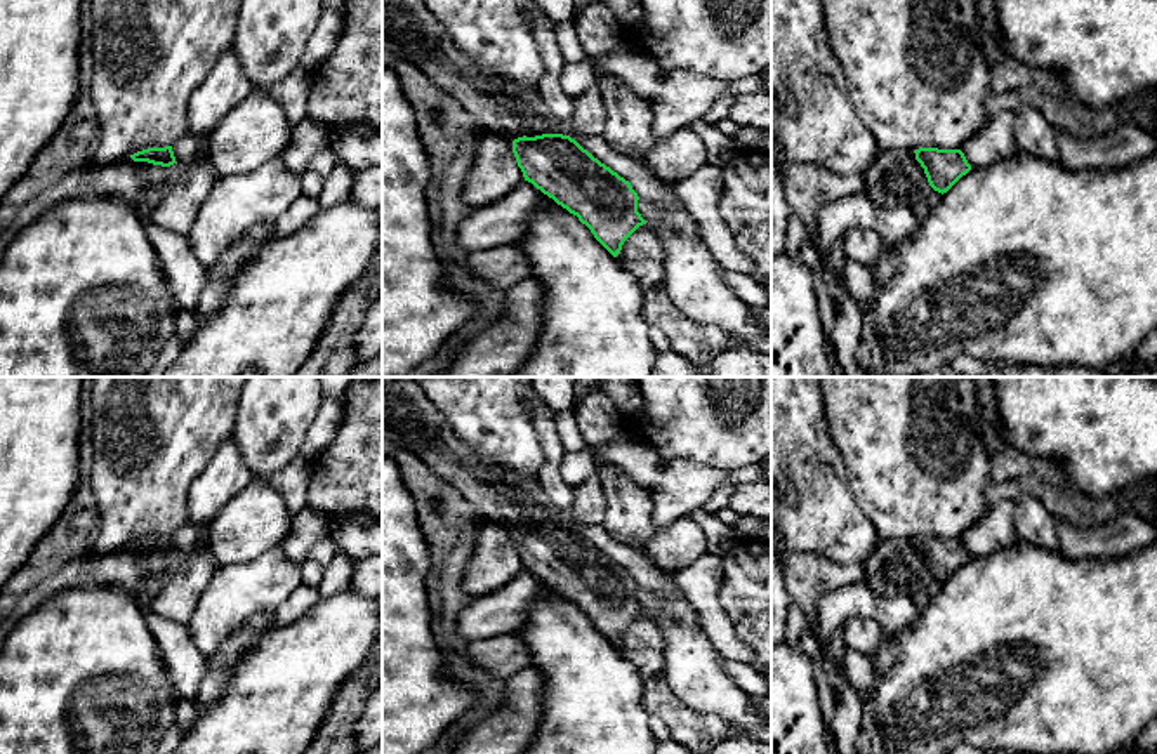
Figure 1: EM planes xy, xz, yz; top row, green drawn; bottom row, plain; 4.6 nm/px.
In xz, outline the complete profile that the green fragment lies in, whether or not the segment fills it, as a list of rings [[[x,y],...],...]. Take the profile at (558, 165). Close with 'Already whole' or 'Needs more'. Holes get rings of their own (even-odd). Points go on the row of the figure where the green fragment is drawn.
[[[382,0],[382,49],[417,66],[440,90],[457,99],[479,130],[509,139],[525,181],[577,215],[613,257],[618,255],[624,241],[646,224],[638,212],[639,196],[631,182],[594,158],[575,139],[561,134],[559,122],[537,87],[518,85],[478,66],[453,43],[448,30],[422,0]]]. Needs more

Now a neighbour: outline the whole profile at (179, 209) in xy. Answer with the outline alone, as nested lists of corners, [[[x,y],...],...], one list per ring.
[[[208,136],[196,137],[202,142],[202,156],[181,167],[179,181],[170,188],[165,200],[149,212],[149,217],[160,226],[186,236],[203,205],[203,200],[214,188],[217,174],[208,155]]]

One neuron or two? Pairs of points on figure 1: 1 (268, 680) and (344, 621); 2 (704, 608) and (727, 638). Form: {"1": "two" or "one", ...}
{"1": "one", "2": "one"}

